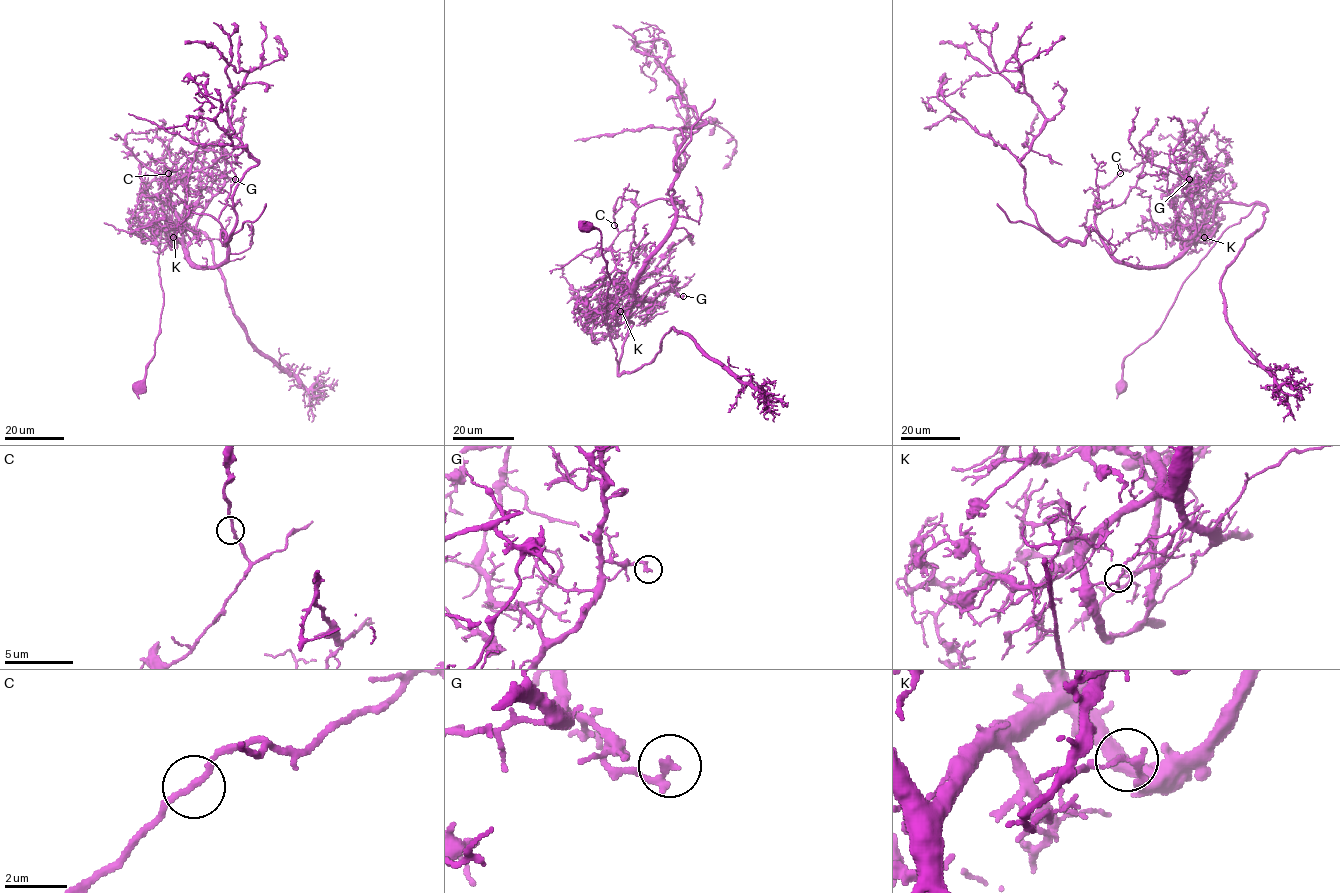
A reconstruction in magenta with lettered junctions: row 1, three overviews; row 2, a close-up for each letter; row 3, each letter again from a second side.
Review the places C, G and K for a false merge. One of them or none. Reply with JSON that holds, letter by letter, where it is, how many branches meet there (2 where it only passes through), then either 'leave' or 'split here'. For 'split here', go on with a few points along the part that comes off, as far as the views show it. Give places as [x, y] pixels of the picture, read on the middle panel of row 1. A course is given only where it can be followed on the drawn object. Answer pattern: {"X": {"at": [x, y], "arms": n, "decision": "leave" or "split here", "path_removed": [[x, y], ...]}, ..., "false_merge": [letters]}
{"C": {"at": [614, 225], "arms": 2, "decision": "leave"}, "G": {"at": [683, 296], "arms": 2, "decision": "leave"}, "K": {"at": [620, 311], "arms": 2, "decision": "split here", "path_removed": [[621, 311], [616, 321], [633, 325], [617, 374], [648, 364], [674, 328], [759, 387], [774, 421]]}, "false_merge": ["K"]}

